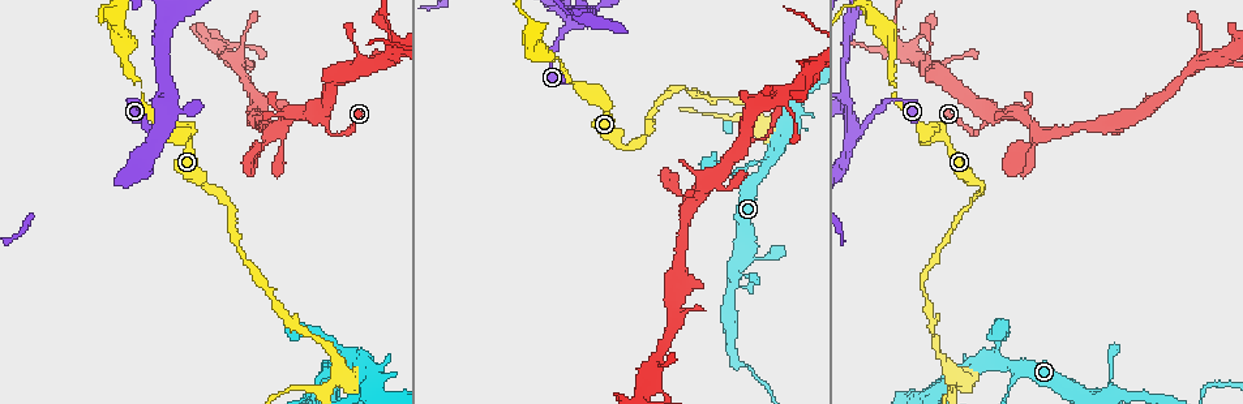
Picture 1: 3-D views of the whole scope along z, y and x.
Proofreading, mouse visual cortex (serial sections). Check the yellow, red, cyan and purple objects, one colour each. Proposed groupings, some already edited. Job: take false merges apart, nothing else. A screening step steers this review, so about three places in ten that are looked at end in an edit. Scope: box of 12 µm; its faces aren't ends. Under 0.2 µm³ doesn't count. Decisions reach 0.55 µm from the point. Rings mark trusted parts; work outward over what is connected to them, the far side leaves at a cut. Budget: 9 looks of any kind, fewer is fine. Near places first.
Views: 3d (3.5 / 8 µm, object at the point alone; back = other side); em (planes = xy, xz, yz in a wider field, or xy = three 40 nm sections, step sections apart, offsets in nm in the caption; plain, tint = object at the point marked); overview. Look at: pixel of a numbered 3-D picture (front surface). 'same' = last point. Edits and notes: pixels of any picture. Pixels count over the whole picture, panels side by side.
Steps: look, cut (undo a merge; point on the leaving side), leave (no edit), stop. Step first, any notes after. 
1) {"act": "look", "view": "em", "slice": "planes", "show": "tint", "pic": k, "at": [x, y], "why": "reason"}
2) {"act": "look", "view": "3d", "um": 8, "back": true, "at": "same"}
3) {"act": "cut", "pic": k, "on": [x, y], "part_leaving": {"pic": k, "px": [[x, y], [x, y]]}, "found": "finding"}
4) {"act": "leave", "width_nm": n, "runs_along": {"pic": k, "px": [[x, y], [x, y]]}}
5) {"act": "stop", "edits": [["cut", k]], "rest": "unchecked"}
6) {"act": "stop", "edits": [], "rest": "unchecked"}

{"act": "look", "view": "em", "slice": "xy", "step": 5, "show": "tint", "pic": 1, "at": [625, 145], "why": "sharp bend"}

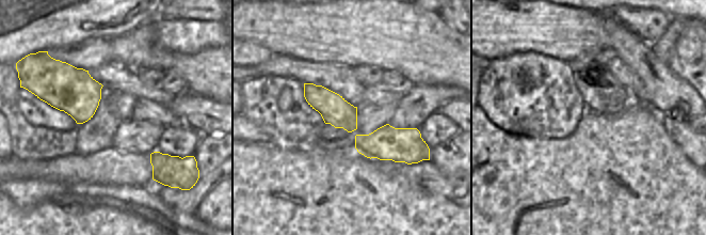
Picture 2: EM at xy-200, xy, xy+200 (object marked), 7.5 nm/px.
{"act": "look", "view": "3d", "um": 3.5, "at": "same"}

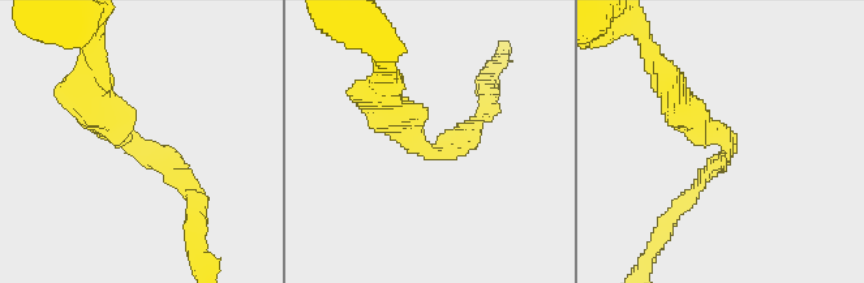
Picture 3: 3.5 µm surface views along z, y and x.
{"act": "leave", "runs_along": {"pic": 3, "px": [[87, 97], [192, 197]]}, "found": "all the same cell"}

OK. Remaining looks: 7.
{"act": "look", "view": "3d", "um": 3.5, "pic": 1, "at": [854, 130], "why": "three-way junction"}

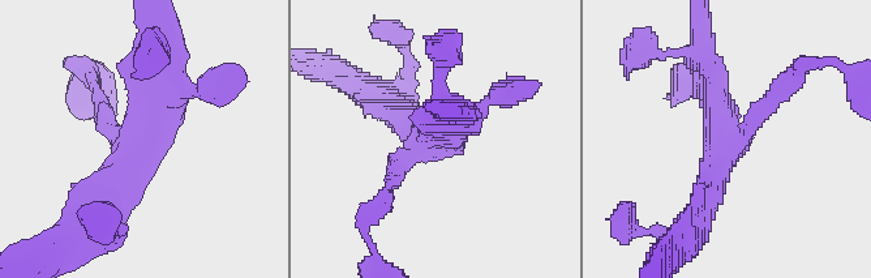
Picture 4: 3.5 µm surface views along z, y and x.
{"act": "look", "view": "em", "slice": "xy", "step": 5, "show": "tint", "pic": 4, "at": [426, 142], "why": "now the EM"}

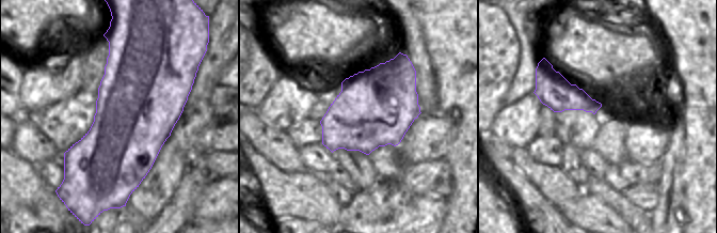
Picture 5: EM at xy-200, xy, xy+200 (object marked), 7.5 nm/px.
{"act": "look", "view": "em", "slice": "planes", "show": "tint", "at": "same", "why": "cut it another way"}

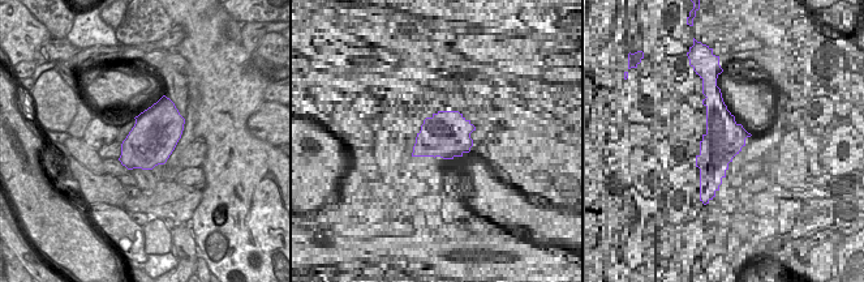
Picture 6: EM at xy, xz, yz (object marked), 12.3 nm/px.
{"act": "leave", "runs_along": {"pic": 4, "px": [[387, 187], [447, 118]]}, "found": "one cell here"}

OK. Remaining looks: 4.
{"act": "look", "view": "3d", "um": 8, "pic": 1, "at": [850, 16], "why": "a fork"}

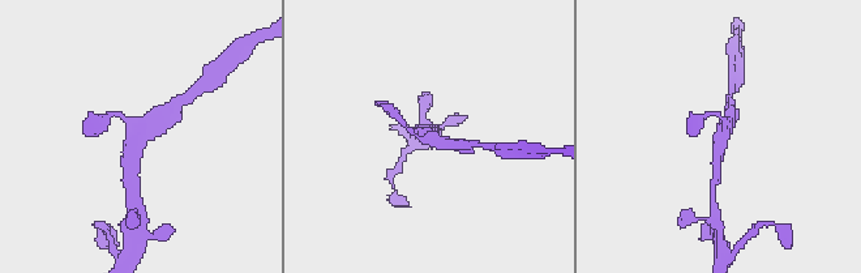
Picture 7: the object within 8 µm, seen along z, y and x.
{"act": "look", "view": "em", "slice": "xy", "step": 2, "show": "tint", "pic": 7, "at": [428, 140], "arms": 3, "arm_widths_nm": [150, 250, 350], "why": "shape alone is not enough"}

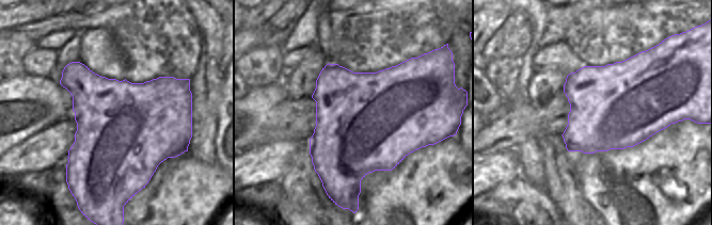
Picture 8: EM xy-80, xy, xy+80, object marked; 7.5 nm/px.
{"act": "leave", "runs_along": {"pic": 7, "px": [[131, 173], [136, 136], [167, 116]]}, "found": "one cell here"}

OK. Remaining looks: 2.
{"act": "look", "view": "3d", "um": 3.5, "pic": 1, "at": [942, 389], "why": "thin arm on a thick one"}

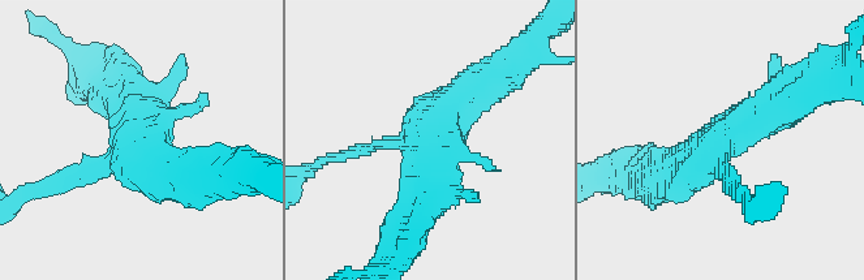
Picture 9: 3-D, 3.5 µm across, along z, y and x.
{"act": "look", "view": "em", "slice": "planes", "show": "tint", "pic": 9, "at": [130, 147], "why": "shape alone is not enough"}

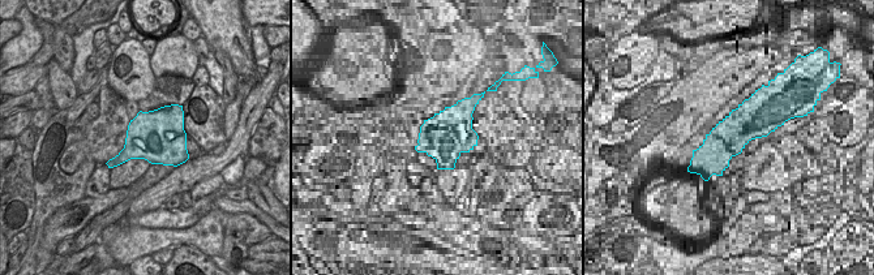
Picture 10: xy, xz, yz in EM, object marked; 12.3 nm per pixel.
{"act": "leave", "runs_along": {"pic": 9, "px": [[786, 107], [662, 175]]}, "found": "continuous, no second cell"}

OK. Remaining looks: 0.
{"act": "stop", "edits": [], "rest": "unchecked"}

